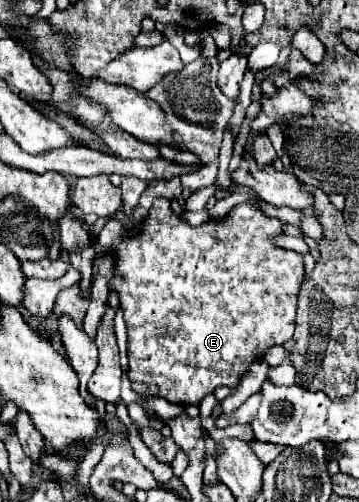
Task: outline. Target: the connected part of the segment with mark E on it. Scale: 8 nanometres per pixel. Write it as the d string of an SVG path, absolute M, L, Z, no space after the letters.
M155 198L153 206L139 226L137 232L127 232L121 242L115 240L111 246L111 254L115 258L113 264L113 278L109 280L109 290L117 292L125 326L127 326L127 356L129 356L129 380L137 394L141 396L155 396L165 398L171 404L199 404L207 394L211 394L217 386L229 386L235 388L245 374L245 370L263 358L265 350L275 344L285 344L293 336L293 318L297 308L297 290L301 288L305 270L303 270L303 258L297 252L289 252L283 248L277 248L271 242L273 234L281 234L283 222L277 218L267 218L261 210L257 210L253 204L245 202L241 206L235 206L227 218L223 220L209 220L201 226L187 224L179 214L175 214L169 206L167 198Z

